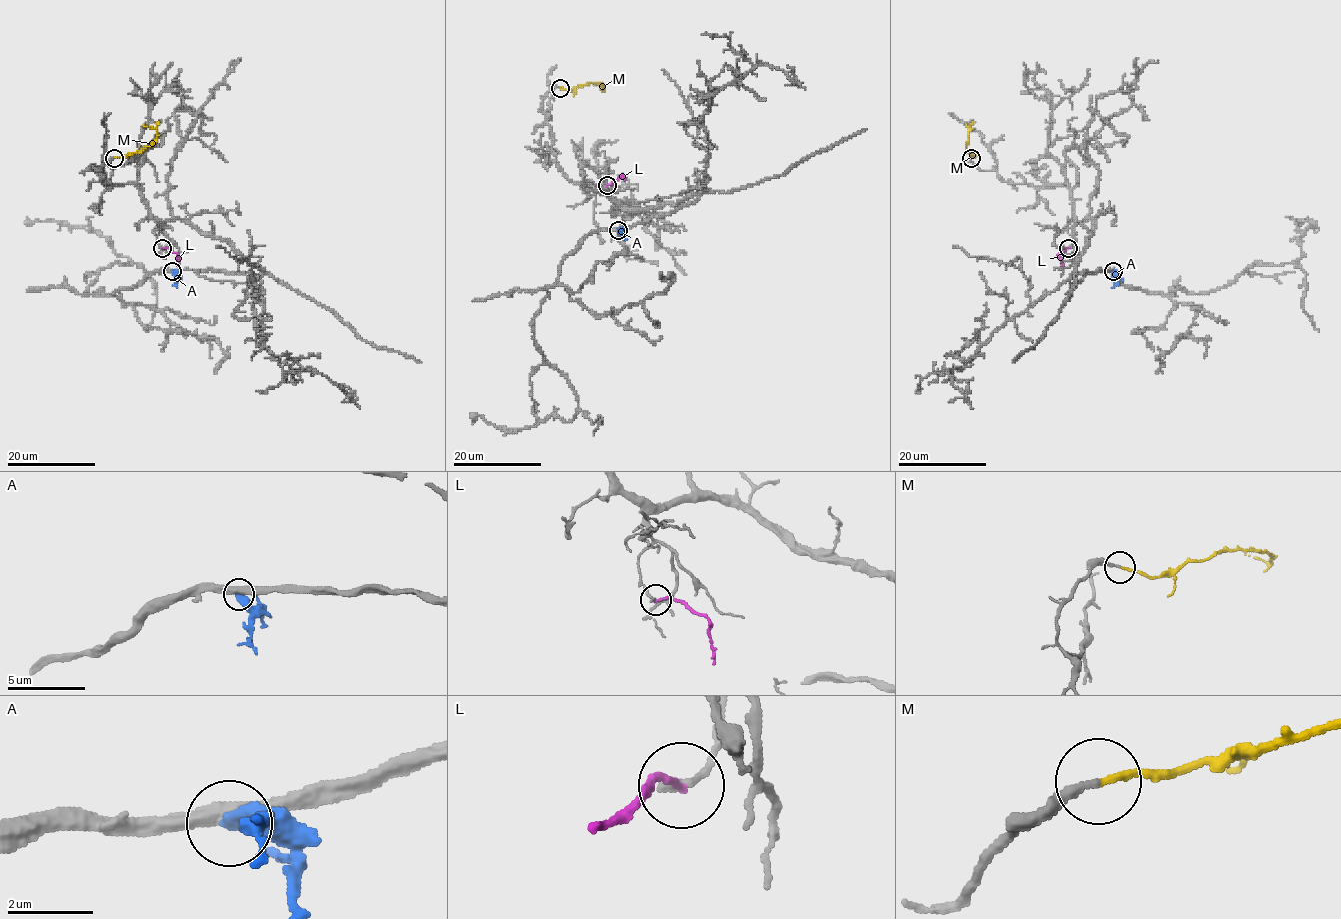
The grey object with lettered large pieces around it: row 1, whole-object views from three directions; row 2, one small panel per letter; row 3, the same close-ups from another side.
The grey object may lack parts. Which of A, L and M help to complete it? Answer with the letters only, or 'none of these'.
M

